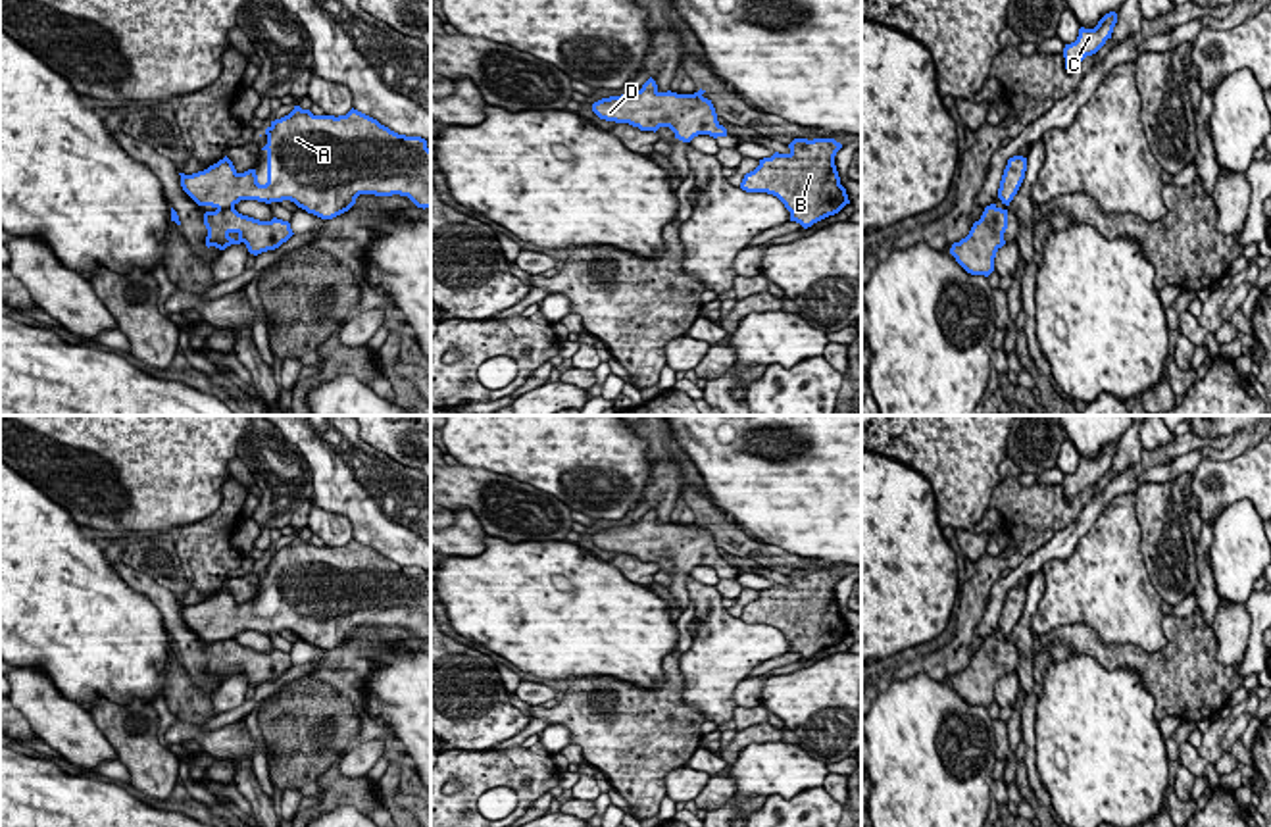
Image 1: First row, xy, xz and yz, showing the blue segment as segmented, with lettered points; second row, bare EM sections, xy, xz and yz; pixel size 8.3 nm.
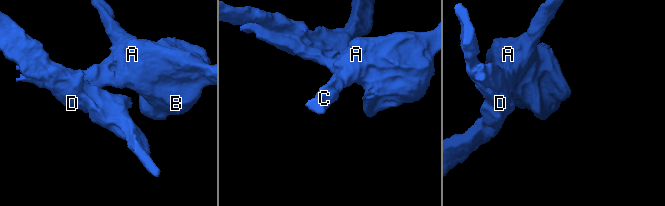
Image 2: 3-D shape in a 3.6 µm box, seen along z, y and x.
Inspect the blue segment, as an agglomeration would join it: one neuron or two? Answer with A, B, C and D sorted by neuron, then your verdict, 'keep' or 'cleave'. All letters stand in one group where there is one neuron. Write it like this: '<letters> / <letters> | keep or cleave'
A B C D | keep

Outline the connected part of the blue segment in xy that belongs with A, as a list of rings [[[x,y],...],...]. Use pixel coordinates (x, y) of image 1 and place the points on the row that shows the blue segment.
[[[300,106],[271,121],[265,135],[265,185],[256,169],[238,173],[227,156],[204,171],[179,173],[183,190],[198,206],[213,208],[204,213],[208,248],[244,242],[258,256],[294,235],[288,221],[238,213],[240,200],[290,200],[321,219],[348,212],[360,194],[400,194],[431,208],[431,150],[421,137],[398,135],[354,108],[335,117]]]

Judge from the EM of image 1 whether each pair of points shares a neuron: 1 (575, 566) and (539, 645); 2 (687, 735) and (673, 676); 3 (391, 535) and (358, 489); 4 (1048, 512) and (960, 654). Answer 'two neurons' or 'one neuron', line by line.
1: one neuron
2: one neuron
3: one neuron
4: one neuron

